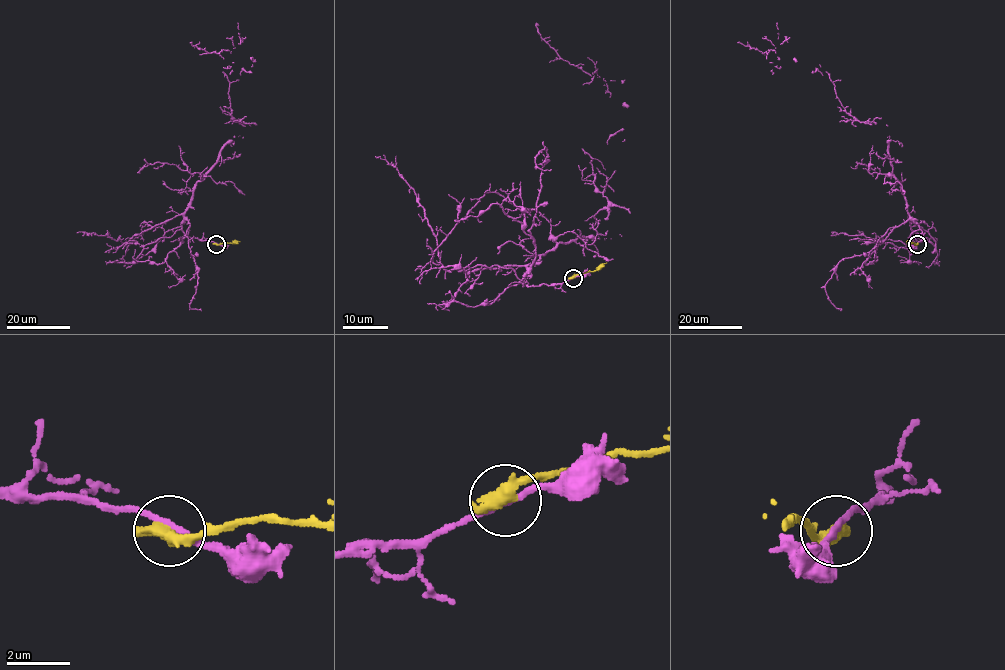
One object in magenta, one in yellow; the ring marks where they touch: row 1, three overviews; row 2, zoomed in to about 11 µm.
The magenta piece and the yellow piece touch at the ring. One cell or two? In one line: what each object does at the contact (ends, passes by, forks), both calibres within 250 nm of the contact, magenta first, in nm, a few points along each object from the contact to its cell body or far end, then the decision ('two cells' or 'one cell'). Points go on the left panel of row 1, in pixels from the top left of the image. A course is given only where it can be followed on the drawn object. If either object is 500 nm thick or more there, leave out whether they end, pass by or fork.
180 nm thick on the magenta side, 550 nm on the other; magenta runs (216, 243), (182, 222), (194, 185), (239, 135), (229, 86), (253, 61), (242, 40), (218, 53), (190, 42); yellow runs (216, 243), (240, 241); two cells

